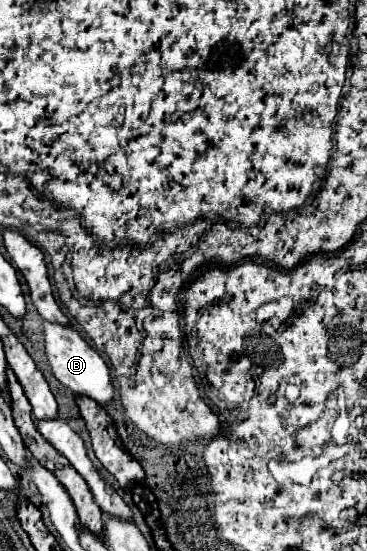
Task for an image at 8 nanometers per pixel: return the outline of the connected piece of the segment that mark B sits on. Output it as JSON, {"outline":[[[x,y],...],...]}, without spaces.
{"outline":[[[44,322],[44,344],[46,344],[48,362],[52,366],[52,374],[64,386],[68,386],[72,392],[76,392],[80,396],[92,398],[100,406],[108,406],[110,402],[114,402],[116,388],[114,388],[114,382],[112,382],[108,364],[74,328],[52,324],[52,322]]]}

